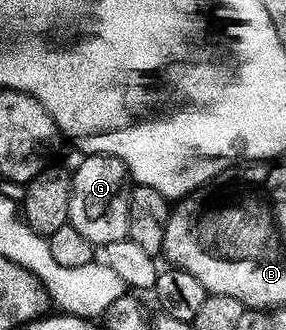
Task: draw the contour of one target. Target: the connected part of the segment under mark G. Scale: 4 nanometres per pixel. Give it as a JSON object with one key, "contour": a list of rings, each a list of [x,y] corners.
{"contour":[[[89,155],[87,157],[81,158],[79,160],[80,168],[74,171],[72,176],[72,196],[69,201],[69,219],[67,226],[73,227],[86,239],[86,241],[90,241],[93,247],[97,249],[103,249],[105,247],[109,247],[110,245],[114,245],[118,241],[126,241],[129,239],[128,234],[130,233],[130,205],[128,204],[128,196],[130,194],[130,176],[128,170],[126,169],[126,165],[124,163],[117,163],[103,155]]]}

